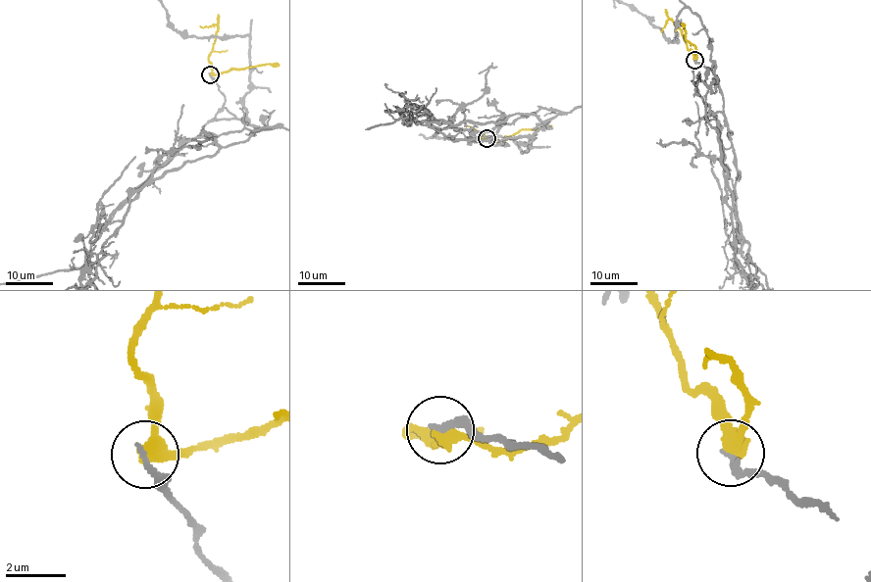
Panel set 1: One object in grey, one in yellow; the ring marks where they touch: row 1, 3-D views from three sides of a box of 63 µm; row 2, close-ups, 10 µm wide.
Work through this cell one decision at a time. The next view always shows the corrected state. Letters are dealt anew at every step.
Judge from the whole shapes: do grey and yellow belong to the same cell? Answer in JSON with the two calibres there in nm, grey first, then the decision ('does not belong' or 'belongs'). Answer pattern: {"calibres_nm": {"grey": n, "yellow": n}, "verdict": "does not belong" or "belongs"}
{"calibres_nm": {"grey": 200, "yellow": 400}, "verdict": "does not belong"}

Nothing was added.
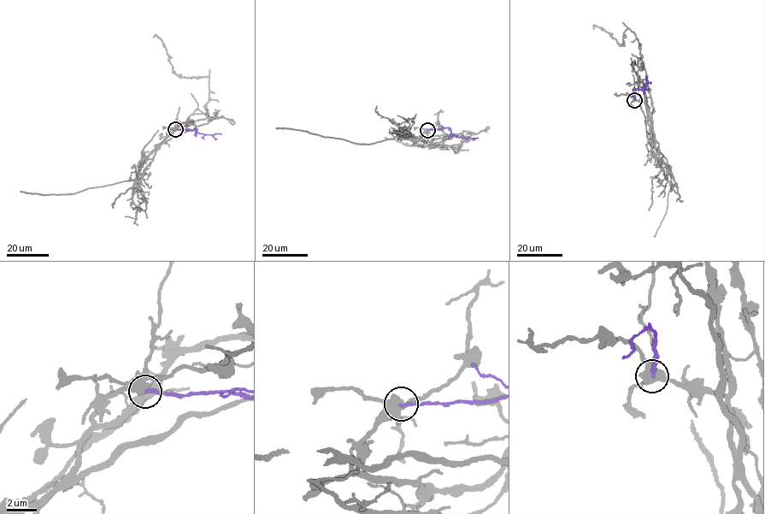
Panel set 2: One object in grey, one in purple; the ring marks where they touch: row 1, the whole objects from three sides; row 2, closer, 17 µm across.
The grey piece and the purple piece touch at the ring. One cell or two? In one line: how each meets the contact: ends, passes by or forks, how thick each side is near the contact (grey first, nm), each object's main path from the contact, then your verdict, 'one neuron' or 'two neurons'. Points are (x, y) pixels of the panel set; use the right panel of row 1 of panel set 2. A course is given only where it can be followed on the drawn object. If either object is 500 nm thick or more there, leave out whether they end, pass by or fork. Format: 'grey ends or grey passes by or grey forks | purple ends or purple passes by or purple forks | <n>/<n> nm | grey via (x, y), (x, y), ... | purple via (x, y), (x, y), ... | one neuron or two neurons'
grey forks | purple ends | 400/190 nm | grey via (634, 100), (647, 99), (643, 82), (638, 83), (643, 64), (638, 38), (626, 29), (622, 45), (594, 29) | purple via (634, 100), (634, 91), (644, 87), (646, 75) | two neurons

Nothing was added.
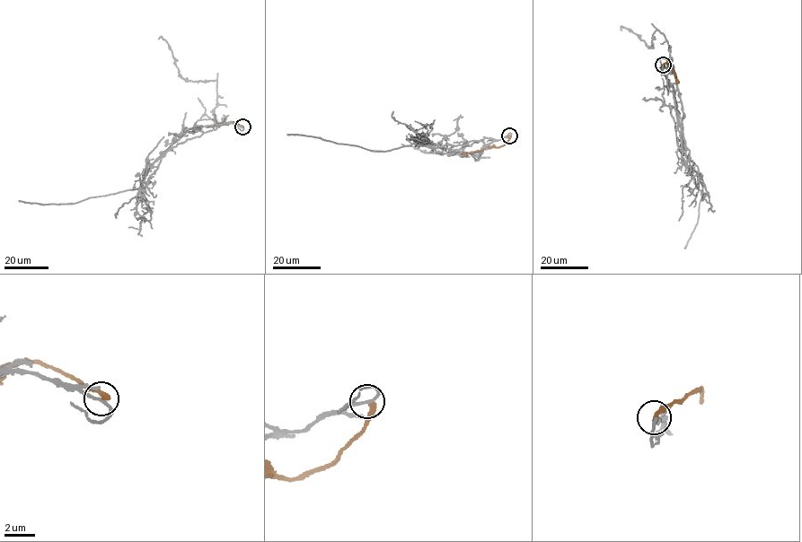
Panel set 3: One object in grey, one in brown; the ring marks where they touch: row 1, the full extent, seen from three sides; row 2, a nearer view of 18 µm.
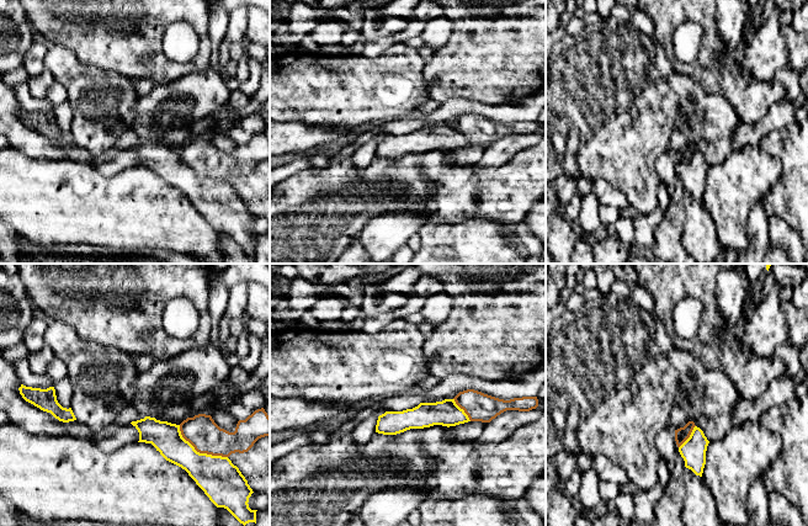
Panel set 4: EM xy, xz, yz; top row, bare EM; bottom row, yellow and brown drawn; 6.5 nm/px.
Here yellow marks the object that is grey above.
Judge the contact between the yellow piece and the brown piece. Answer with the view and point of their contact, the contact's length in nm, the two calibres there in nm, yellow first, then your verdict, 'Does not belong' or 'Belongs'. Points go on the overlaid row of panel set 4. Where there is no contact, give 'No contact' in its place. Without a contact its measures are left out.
Touches yellow at xy (198, 452). Shared border 380 nm. Thickness 280 nm (yellow) against 220 nm. Does not belong

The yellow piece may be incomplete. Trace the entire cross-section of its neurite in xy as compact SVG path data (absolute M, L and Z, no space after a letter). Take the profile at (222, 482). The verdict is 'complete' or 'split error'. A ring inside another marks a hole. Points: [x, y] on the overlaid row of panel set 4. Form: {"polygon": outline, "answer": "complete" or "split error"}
{"polygon": "M150 416L132 421L131 424L139 432L138 442L152 443L166 461L185 469L217 508L227 509L244 526L249 522L256 524L257 510L251 510L248 504L254 492L239 468L228 457L197 452L182 437L180 425L160 421Z", "answer": "complete"}

